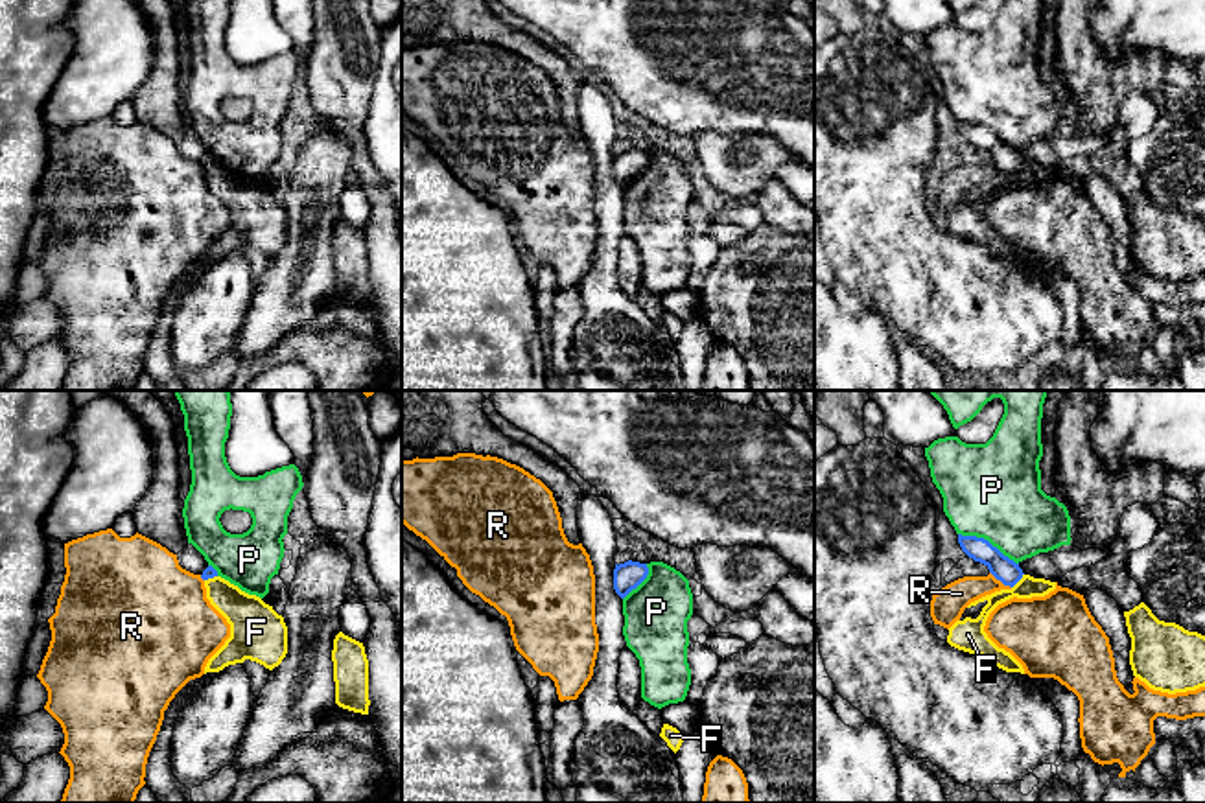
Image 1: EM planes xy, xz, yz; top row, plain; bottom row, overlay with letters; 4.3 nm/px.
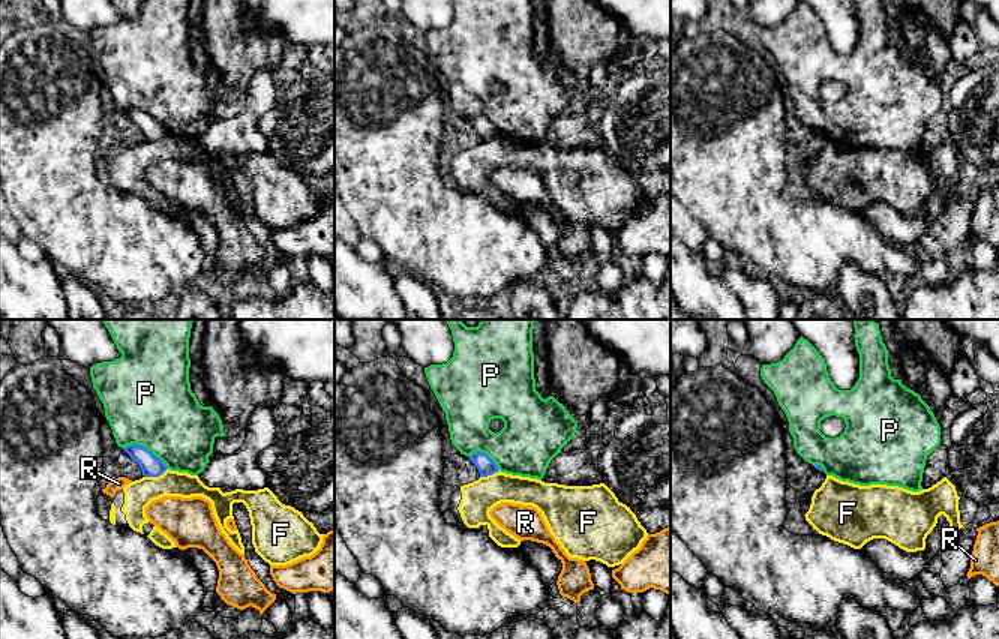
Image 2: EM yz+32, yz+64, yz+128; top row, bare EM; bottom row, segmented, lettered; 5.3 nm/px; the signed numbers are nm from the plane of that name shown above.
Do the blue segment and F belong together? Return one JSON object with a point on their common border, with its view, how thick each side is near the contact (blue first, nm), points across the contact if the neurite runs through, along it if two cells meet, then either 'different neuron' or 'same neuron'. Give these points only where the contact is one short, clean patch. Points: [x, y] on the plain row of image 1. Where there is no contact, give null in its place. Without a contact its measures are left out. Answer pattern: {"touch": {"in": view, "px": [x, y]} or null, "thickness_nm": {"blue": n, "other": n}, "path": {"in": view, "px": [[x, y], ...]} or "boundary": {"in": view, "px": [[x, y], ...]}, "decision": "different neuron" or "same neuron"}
{"touch": {"in": "yz", "px": [1019, 166]}, "thickness_nm": {"blue": 110, "other": 90}, "boundary": {"in": "yz", "px": [[1023, 161], [1012, 175]]}, "decision": "different neuron"}

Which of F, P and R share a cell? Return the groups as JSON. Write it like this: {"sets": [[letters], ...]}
{"sets": [["F"], ["P"], ["R"]]}

